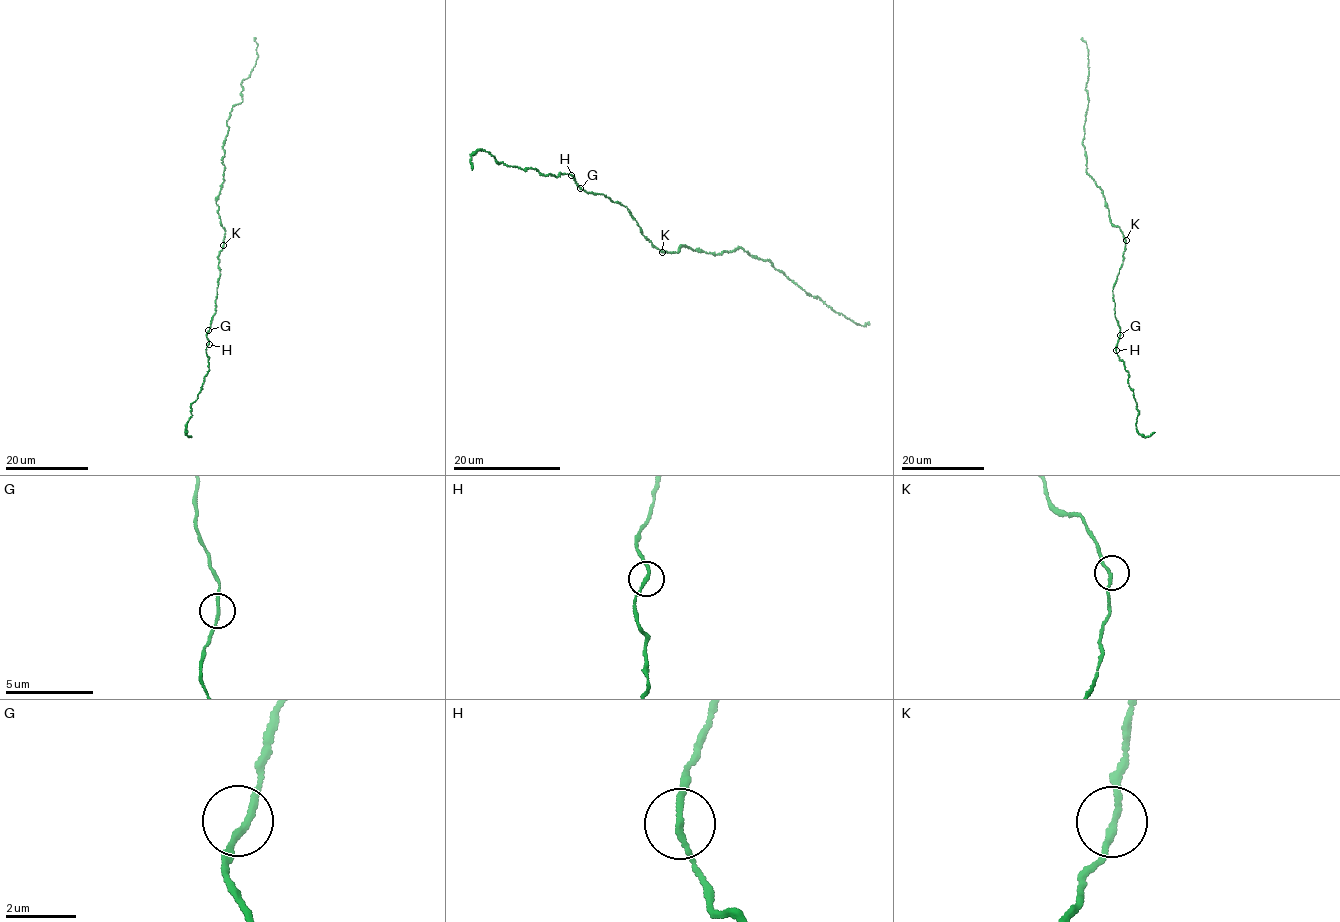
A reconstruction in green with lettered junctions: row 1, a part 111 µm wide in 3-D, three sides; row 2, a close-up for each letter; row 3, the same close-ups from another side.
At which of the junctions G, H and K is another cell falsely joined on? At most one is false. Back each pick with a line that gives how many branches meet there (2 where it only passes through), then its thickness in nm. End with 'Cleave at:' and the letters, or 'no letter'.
Cleave at: no letter

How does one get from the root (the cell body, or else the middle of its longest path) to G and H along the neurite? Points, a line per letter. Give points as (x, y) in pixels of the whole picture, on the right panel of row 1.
G: (1124, 239), (1123, 264), (1113, 290), (1120, 335)
H: (1124, 239), (1123, 264), (1113, 290), (1115, 316), (1120, 328), (1115, 349)

